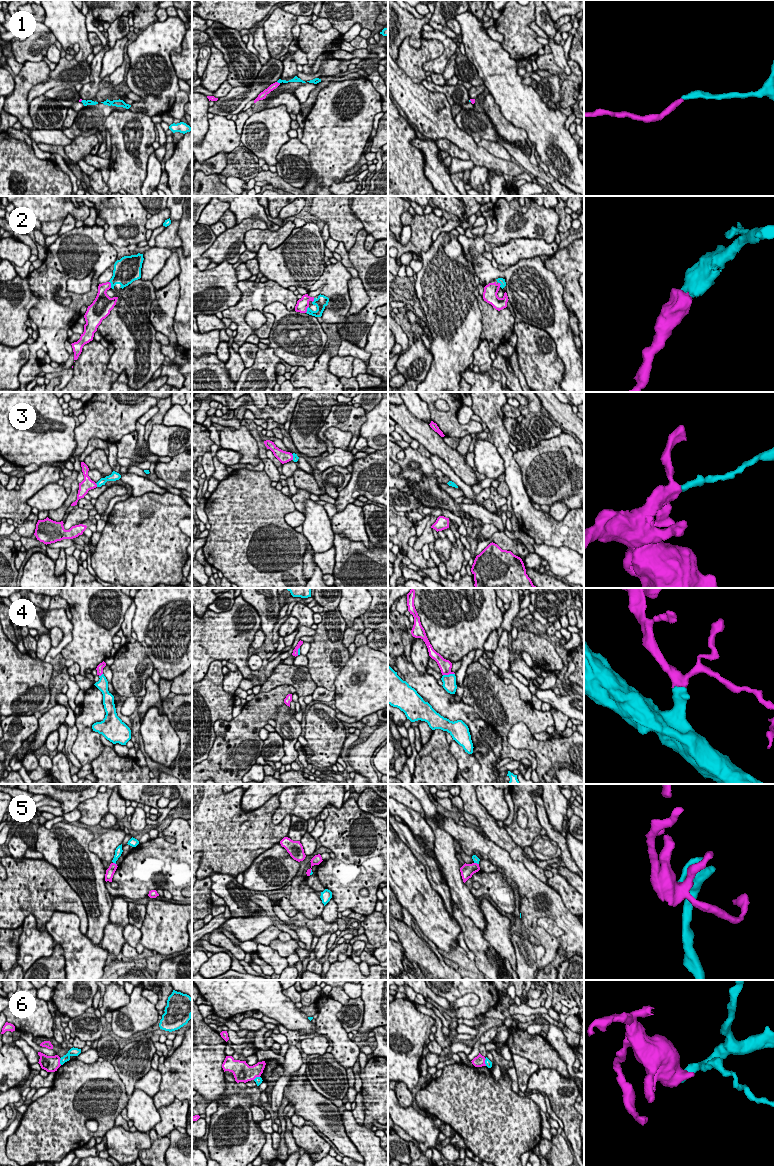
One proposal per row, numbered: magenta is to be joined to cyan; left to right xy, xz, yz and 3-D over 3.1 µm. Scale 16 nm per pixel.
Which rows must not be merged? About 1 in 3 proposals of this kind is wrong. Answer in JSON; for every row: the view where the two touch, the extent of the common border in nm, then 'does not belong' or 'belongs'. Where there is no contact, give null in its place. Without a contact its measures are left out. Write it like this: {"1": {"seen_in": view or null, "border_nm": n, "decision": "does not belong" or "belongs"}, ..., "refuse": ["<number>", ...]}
{"1": {"seen_in": "xz", "border_nm": 60, "decision": "belongs"}, "2": {"seen_in": "xy", "border_nm": 120, "decision": "belongs"}, "3": {"seen_in": "xy", "border_nm": 70, "decision": "does not belong"}, "4": {"seen_in": "yz", "border_nm": 190, "decision": "belongs"}, "5": {"seen_in": "xy", "border_nm": 60, "decision": "belongs"}, "6": {"seen_in": "xy", "border_nm": 120, "decision": "does not belong"}, "refuse": ["3", "6"]}

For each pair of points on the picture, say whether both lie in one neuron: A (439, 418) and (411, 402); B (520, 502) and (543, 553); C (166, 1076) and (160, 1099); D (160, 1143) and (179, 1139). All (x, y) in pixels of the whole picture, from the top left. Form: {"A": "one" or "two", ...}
{"A": "two", "B": "two", "C": "one", "D": "two"}

